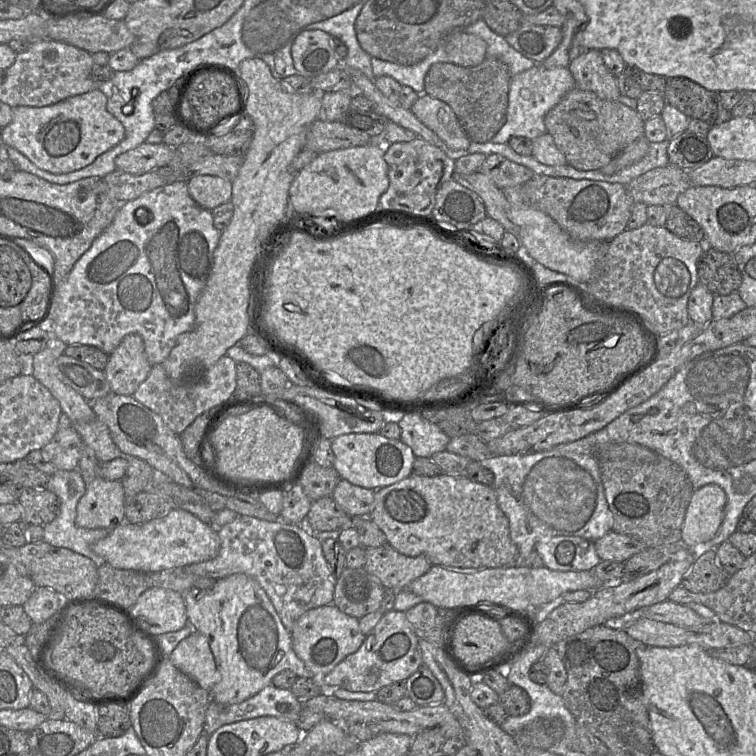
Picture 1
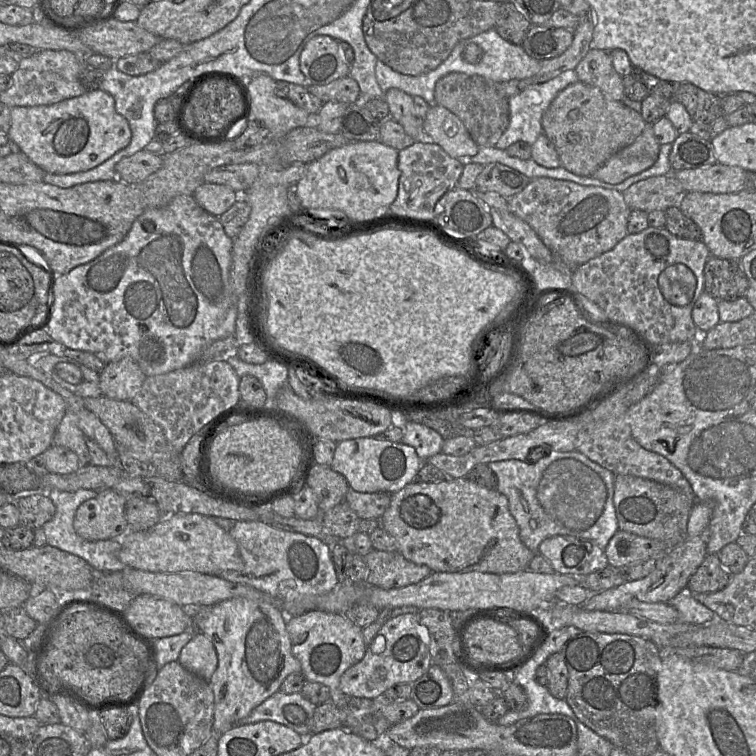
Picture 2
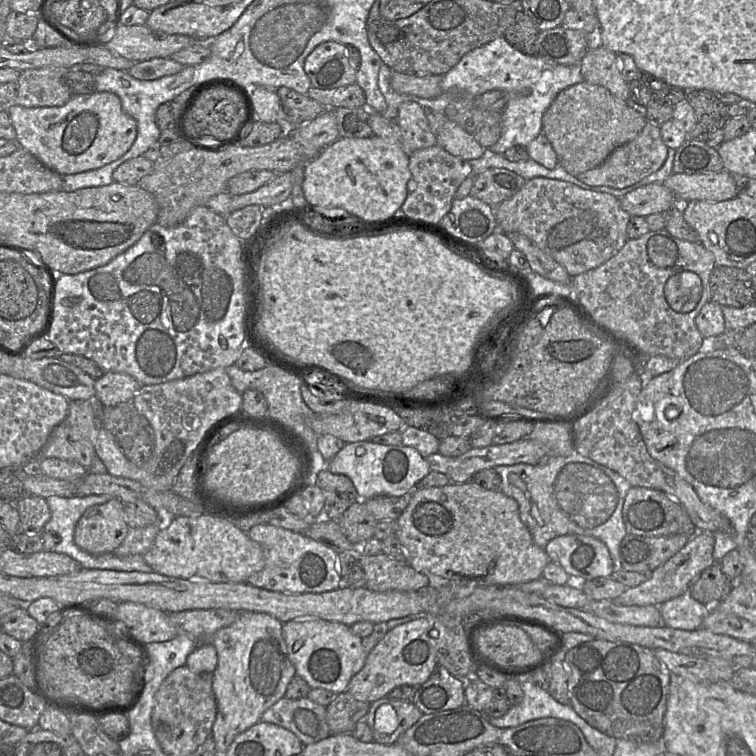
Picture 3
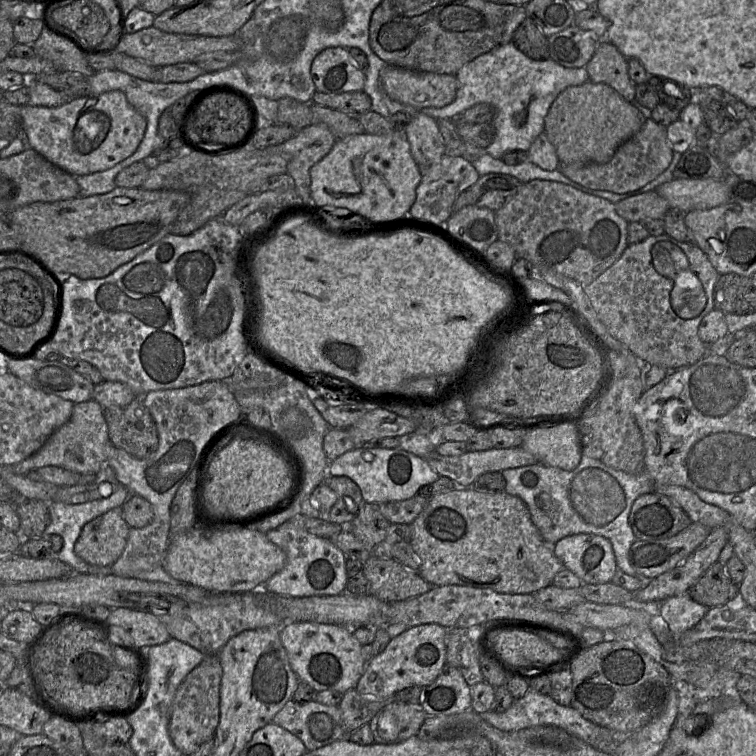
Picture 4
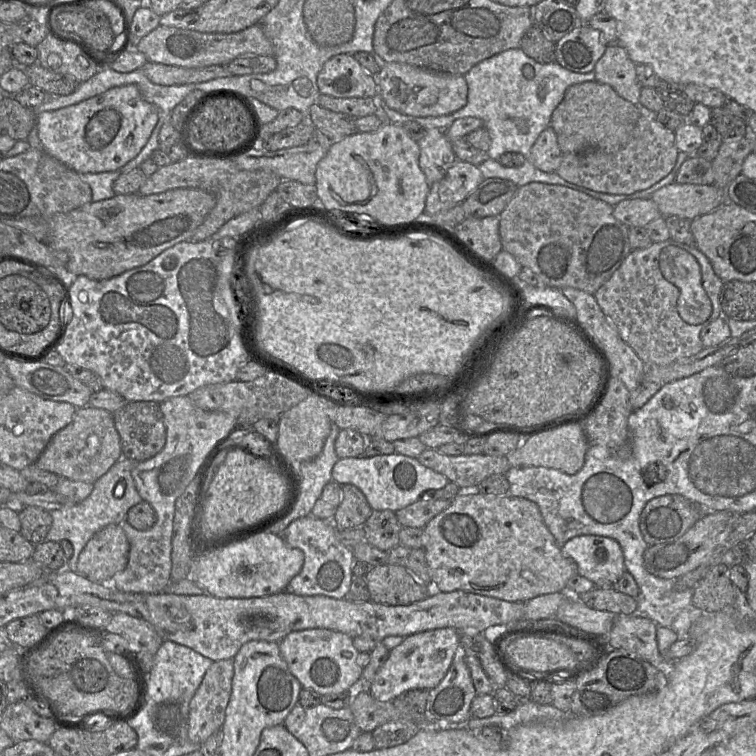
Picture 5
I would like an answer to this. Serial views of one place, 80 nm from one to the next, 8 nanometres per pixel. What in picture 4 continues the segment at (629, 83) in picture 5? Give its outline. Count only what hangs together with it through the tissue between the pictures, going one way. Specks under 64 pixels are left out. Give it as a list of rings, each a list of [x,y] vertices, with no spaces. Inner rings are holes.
[[[599,40],[595,53],[585,66],[589,81],[605,83],[625,100],[635,100],[634,83],[628,74],[627,58],[608,40]]]

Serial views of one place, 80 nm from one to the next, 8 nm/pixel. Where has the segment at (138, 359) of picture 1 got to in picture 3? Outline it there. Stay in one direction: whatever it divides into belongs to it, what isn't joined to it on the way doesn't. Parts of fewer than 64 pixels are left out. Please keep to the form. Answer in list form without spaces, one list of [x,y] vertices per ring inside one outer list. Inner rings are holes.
[[[106,372],[95,382],[95,399],[104,407],[131,402],[142,385],[125,373]]]

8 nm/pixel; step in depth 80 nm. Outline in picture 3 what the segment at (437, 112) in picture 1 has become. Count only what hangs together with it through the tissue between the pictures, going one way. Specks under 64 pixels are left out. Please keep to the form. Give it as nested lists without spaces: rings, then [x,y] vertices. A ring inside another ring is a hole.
[[[446,119],[436,133],[437,144],[451,155],[462,160],[470,161],[480,158],[485,148],[483,148],[470,134],[460,125]]]

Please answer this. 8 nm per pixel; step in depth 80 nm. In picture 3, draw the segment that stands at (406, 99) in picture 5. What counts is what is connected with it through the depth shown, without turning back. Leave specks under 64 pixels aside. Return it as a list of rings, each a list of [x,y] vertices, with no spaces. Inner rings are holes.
[[[392,71],[390,85],[399,94],[433,99],[443,93],[442,77],[443,75],[416,76]]]

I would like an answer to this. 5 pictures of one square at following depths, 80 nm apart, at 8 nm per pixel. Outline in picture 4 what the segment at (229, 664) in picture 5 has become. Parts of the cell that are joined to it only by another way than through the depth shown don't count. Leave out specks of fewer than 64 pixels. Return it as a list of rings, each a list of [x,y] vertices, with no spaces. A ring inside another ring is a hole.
[[[206,656],[179,685],[171,706],[169,735],[174,746],[183,755],[191,755],[214,737],[220,721],[220,684],[222,666],[216,656]]]

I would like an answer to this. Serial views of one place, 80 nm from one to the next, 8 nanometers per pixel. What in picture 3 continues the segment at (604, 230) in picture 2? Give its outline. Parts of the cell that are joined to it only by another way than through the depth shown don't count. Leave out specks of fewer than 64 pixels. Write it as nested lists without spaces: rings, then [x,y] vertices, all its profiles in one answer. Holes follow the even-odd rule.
[[[536,177],[528,180],[520,191],[494,207],[498,230],[518,232],[564,267],[571,277],[599,267],[616,255],[628,240],[628,223],[632,217],[621,207],[620,199],[602,192],[584,190],[569,182]]]

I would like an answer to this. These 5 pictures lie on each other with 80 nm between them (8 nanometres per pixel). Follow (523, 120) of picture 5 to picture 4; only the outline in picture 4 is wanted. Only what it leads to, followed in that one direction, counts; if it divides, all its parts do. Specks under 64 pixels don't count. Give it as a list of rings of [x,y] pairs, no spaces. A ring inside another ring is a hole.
[[[513,42],[501,45],[466,63],[455,76],[458,81],[455,100],[447,106],[426,107],[420,112],[435,120],[452,120],[476,104],[491,105],[495,111],[492,120],[495,137],[486,148],[486,153],[496,159],[501,159],[506,153],[516,150],[527,152],[538,135],[544,132],[545,117],[557,96],[570,86],[578,86],[589,81],[585,67],[567,68],[551,59],[531,59]]]

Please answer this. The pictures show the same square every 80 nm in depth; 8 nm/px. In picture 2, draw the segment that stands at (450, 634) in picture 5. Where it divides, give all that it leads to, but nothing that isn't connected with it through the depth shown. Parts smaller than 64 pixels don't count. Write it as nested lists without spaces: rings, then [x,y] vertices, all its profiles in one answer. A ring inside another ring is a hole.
[[[407,613],[386,621],[366,645],[363,659],[341,676],[339,687],[350,697],[379,698],[384,691],[400,683],[412,683],[431,667],[432,659],[425,627],[416,613]]]

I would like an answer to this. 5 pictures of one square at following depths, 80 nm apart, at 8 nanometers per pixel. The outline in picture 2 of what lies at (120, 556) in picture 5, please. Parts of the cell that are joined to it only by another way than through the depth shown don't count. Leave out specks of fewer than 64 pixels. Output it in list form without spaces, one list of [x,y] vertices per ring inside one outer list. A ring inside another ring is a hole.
[[[111,488],[96,491],[96,497],[83,502],[76,511],[76,533],[87,541],[122,538],[130,530],[125,517],[127,498]]]

